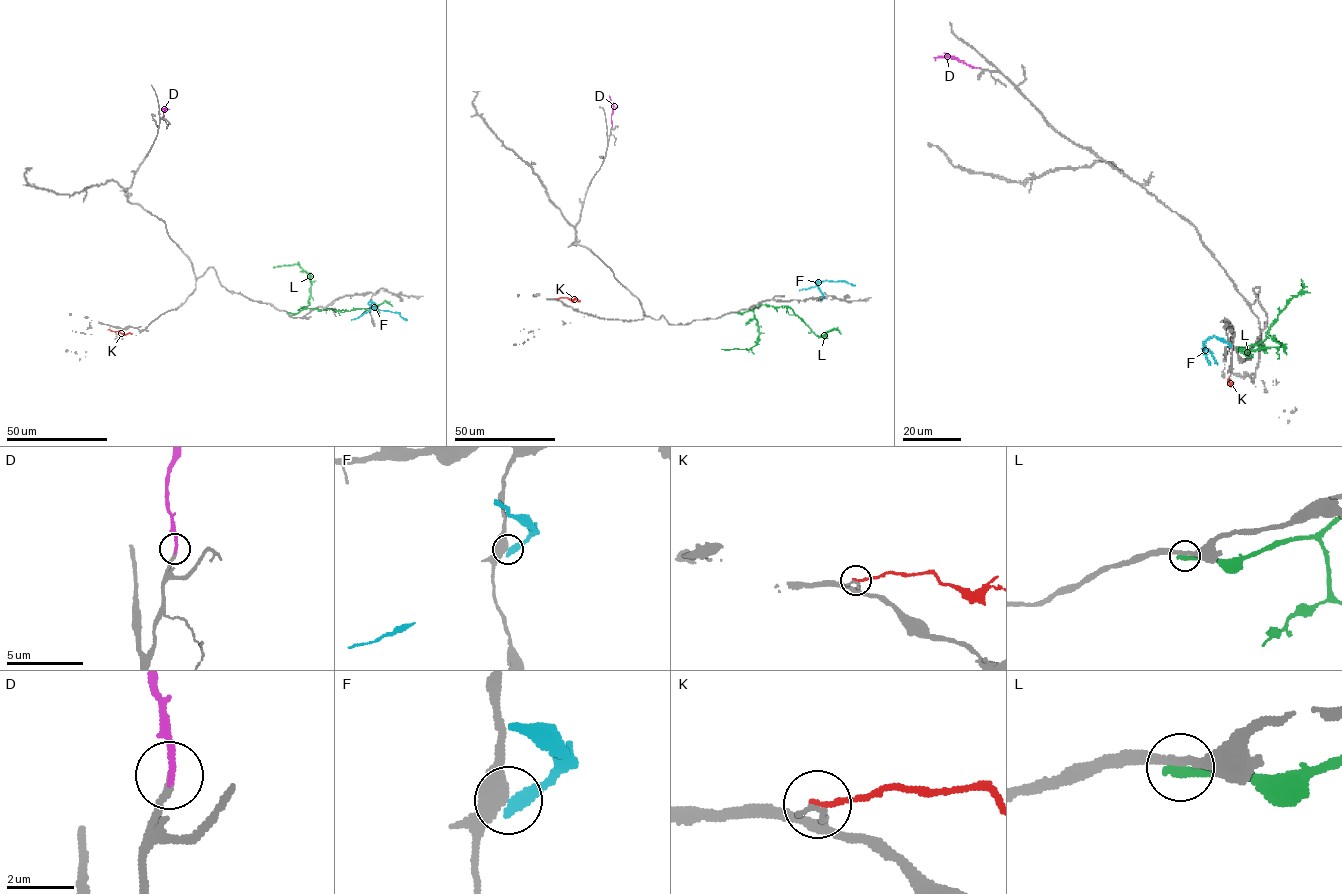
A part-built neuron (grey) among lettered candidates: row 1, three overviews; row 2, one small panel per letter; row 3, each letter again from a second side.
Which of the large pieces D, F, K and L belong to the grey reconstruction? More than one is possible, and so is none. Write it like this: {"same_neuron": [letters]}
{"same_neuron": ["D"]}

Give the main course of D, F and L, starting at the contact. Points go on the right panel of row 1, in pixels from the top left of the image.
D: (977, 68), (949, 56), (935, 60)
F: (1230, 345), (1217, 337), (1206, 339), (1202, 348), (1210, 365)
L: (1249, 352), (1245, 348), (1237, 348), (1245, 352), (1282, 346), (1273, 337), (1280, 344)

